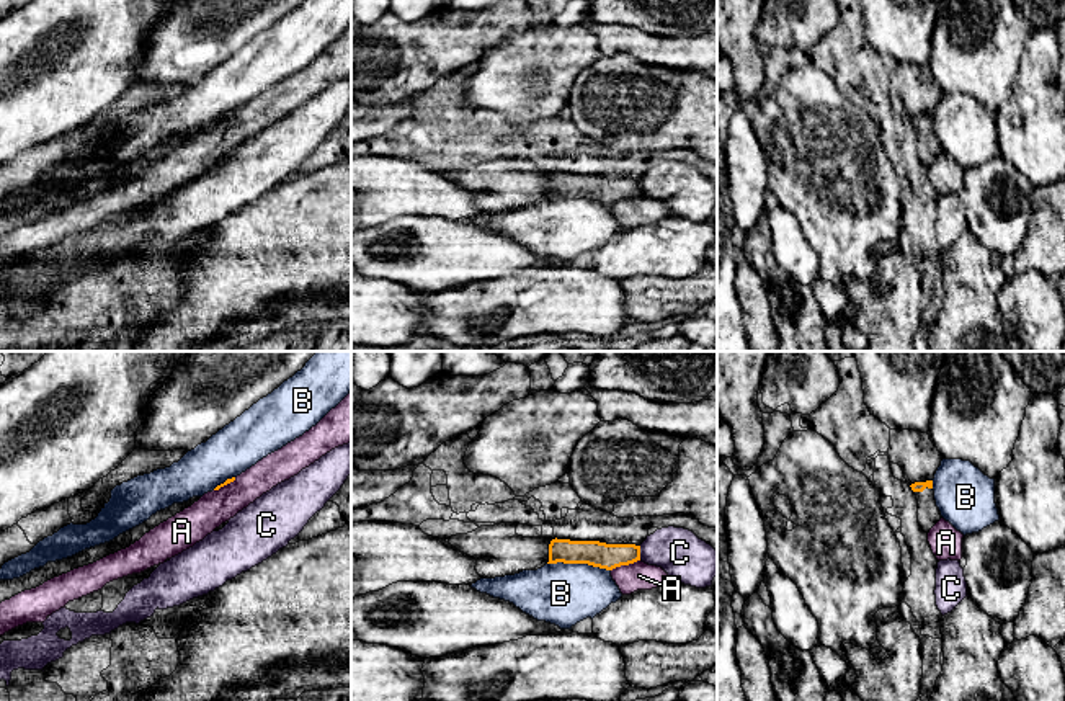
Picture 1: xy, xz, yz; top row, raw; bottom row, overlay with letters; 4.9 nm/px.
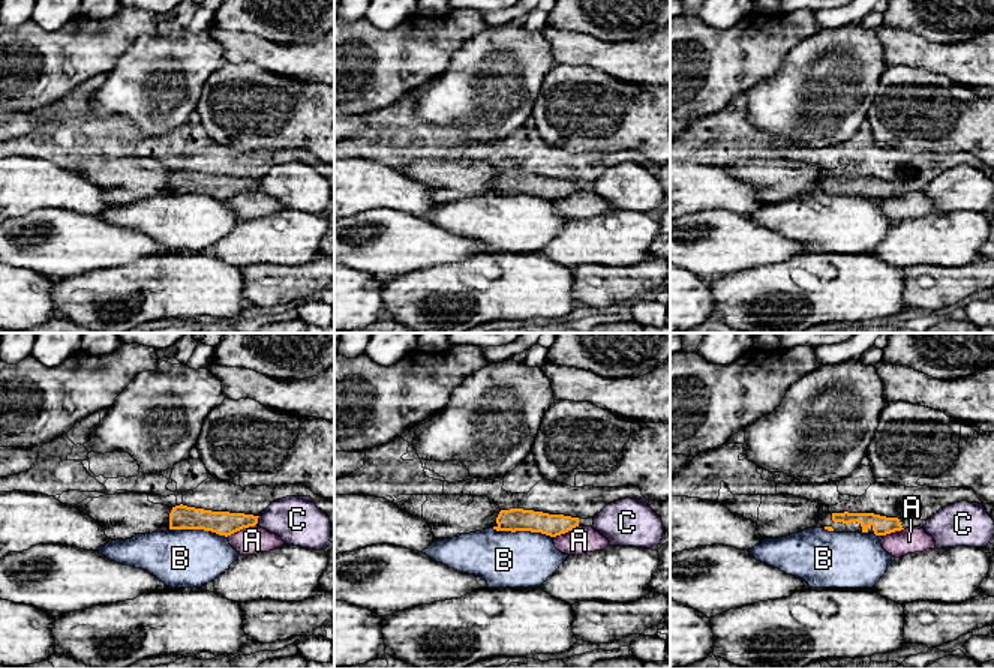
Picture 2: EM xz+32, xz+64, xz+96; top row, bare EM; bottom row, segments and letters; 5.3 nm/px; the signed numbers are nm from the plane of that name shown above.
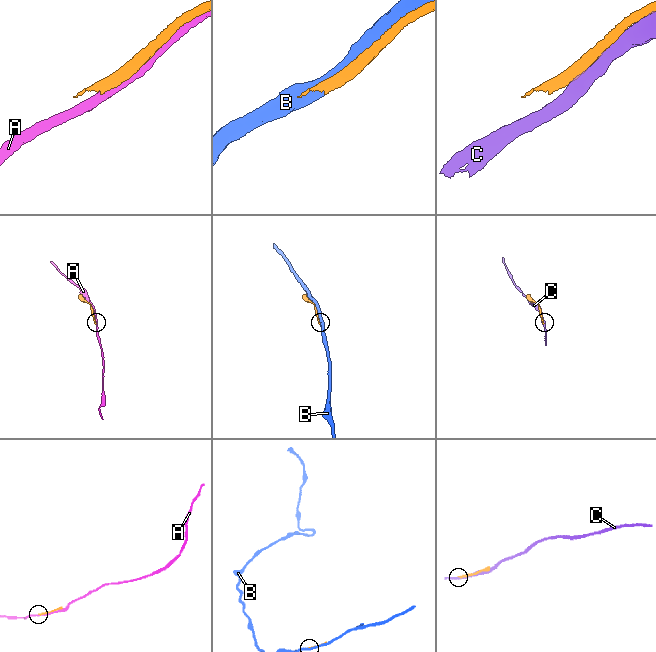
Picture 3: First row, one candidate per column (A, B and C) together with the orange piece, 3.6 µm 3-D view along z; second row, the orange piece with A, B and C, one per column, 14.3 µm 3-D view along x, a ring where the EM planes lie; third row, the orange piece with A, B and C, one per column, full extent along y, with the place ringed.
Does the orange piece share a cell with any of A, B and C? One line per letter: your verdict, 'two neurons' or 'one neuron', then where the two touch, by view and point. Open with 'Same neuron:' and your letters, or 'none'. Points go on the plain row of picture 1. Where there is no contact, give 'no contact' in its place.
Same neuron: none
A: two neurons | xz (624, 198)
B: two neurons | xz (579, 196)
C: two neurons | xz (639, 187)

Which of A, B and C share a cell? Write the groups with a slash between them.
A / B / C

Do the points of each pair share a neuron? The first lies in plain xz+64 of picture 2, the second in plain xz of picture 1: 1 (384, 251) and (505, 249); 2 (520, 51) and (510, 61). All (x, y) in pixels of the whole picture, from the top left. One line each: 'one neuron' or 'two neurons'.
1: one neuron
2: one neuron

